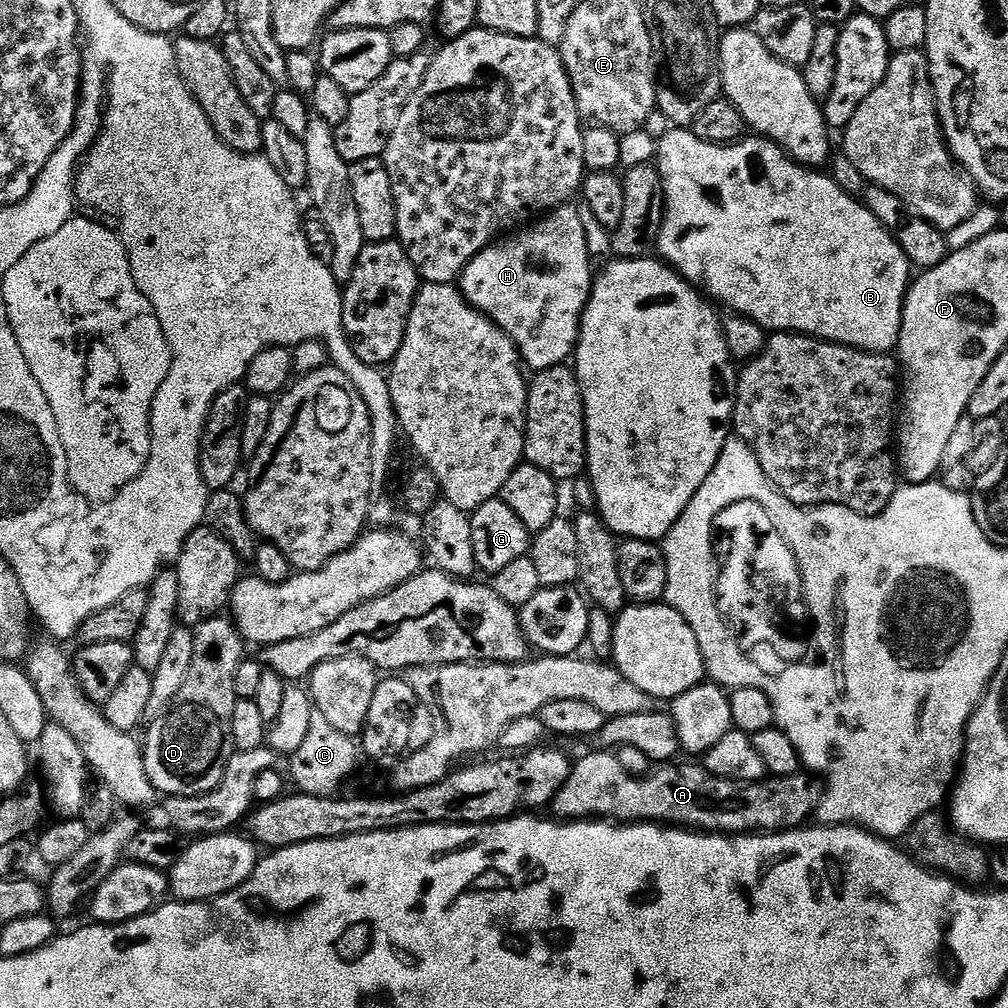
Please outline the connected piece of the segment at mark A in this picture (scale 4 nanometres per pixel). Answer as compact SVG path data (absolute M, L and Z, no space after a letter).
M599 751L588 752L573 763L570 778L566 778L566 786L562 786L562 790L558 790L552 799L550 811L553 817L564 822L585 818L607 818L613 822L667 822L672 826L687 826L692 830L711 830L721 834L778 832L801 827L807 821L804 819L815 813L822 795L821 781L815 775L803 771L741 784L721 776L712 776L710 770L706 770L700 762L664 762L653 767L648 775L635 776L626 771L615 751Z

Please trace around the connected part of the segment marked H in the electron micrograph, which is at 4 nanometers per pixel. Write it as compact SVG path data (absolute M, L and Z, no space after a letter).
M571 203L561 204L559 208L541 215L535 222L516 230L521 232L513 236L505 235L500 238L505 240L497 239L489 244L468 263L458 281L465 298L485 316L495 320L520 349L523 363L536 372L564 364L567 356L569 359L575 353L576 341L580 339L580 319L584 316L584 307L588 305L592 293L594 271L592 260L588 257L590 232L587 227L584 229L585 213L572 207Z

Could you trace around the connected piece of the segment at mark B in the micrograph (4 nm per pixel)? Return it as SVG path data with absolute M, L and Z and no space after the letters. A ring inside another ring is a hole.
M676 126L658 141L658 167L664 180L664 221L658 241L659 255L685 280L707 293L717 305L725 304L733 313L749 316L769 333L803 332L818 340L848 344L866 352L891 353L900 343L904 300L908 297L908 285L914 279L914 265L908 260L899 239L884 227L867 204L851 196L831 175L823 176L823 171L797 163L775 140L752 139L756 140L745 138L734 144L711 144L698 138L695 132Z

